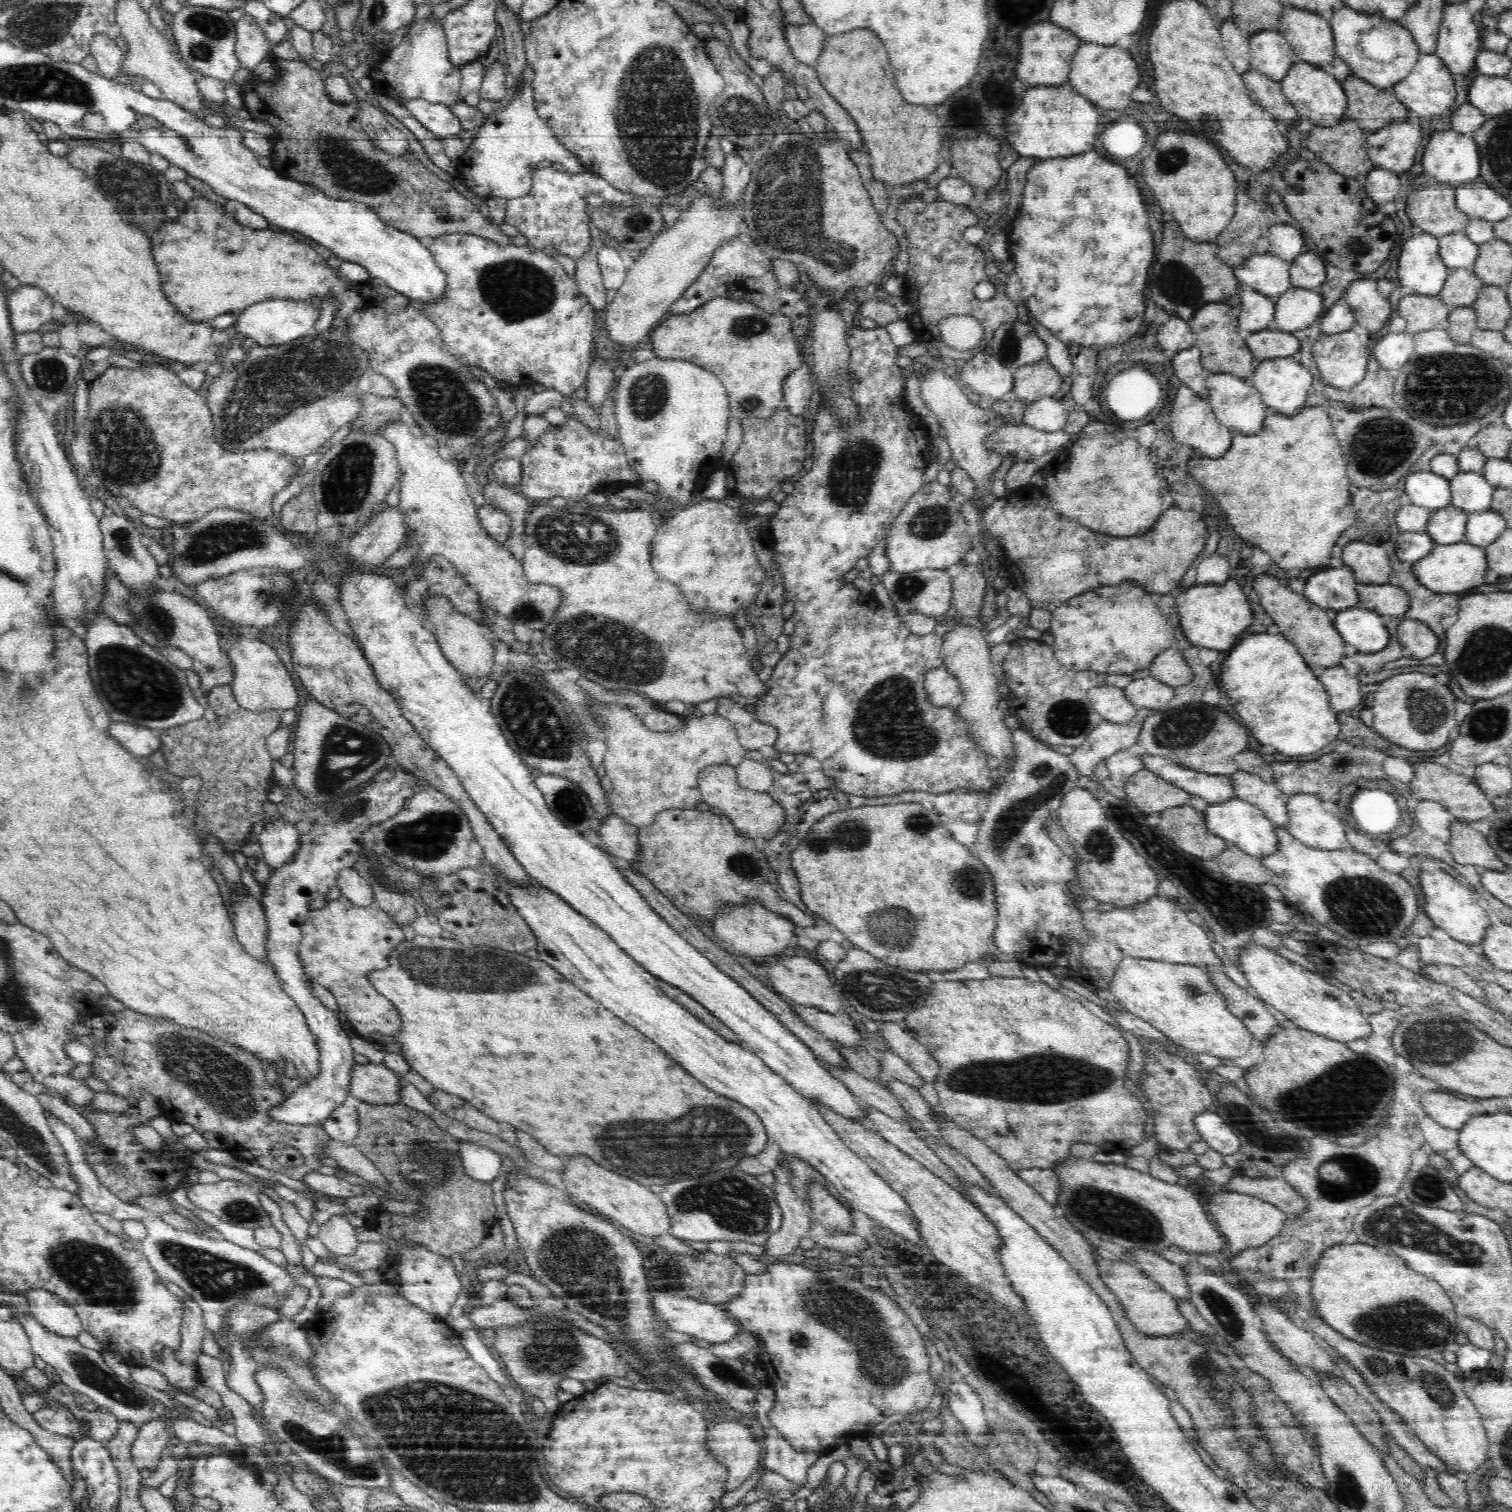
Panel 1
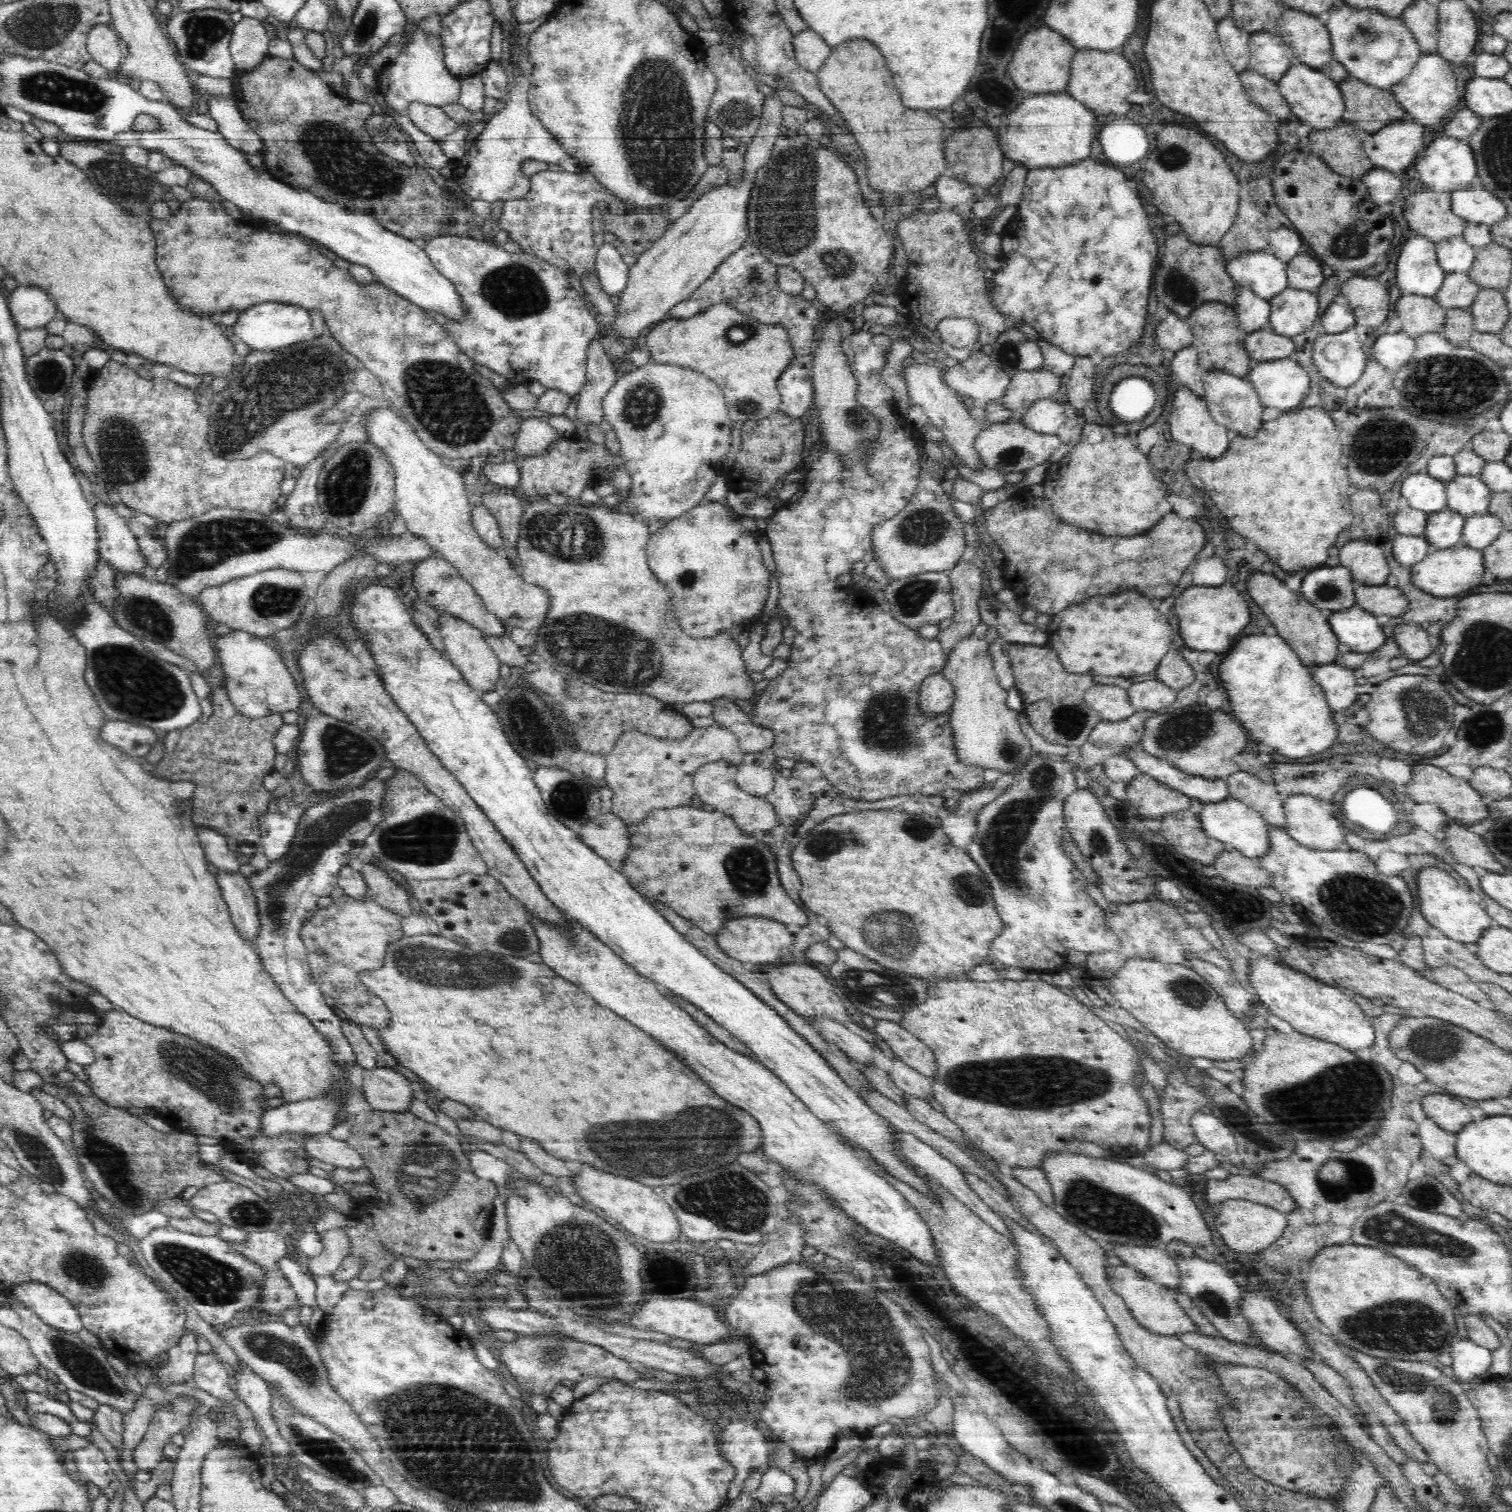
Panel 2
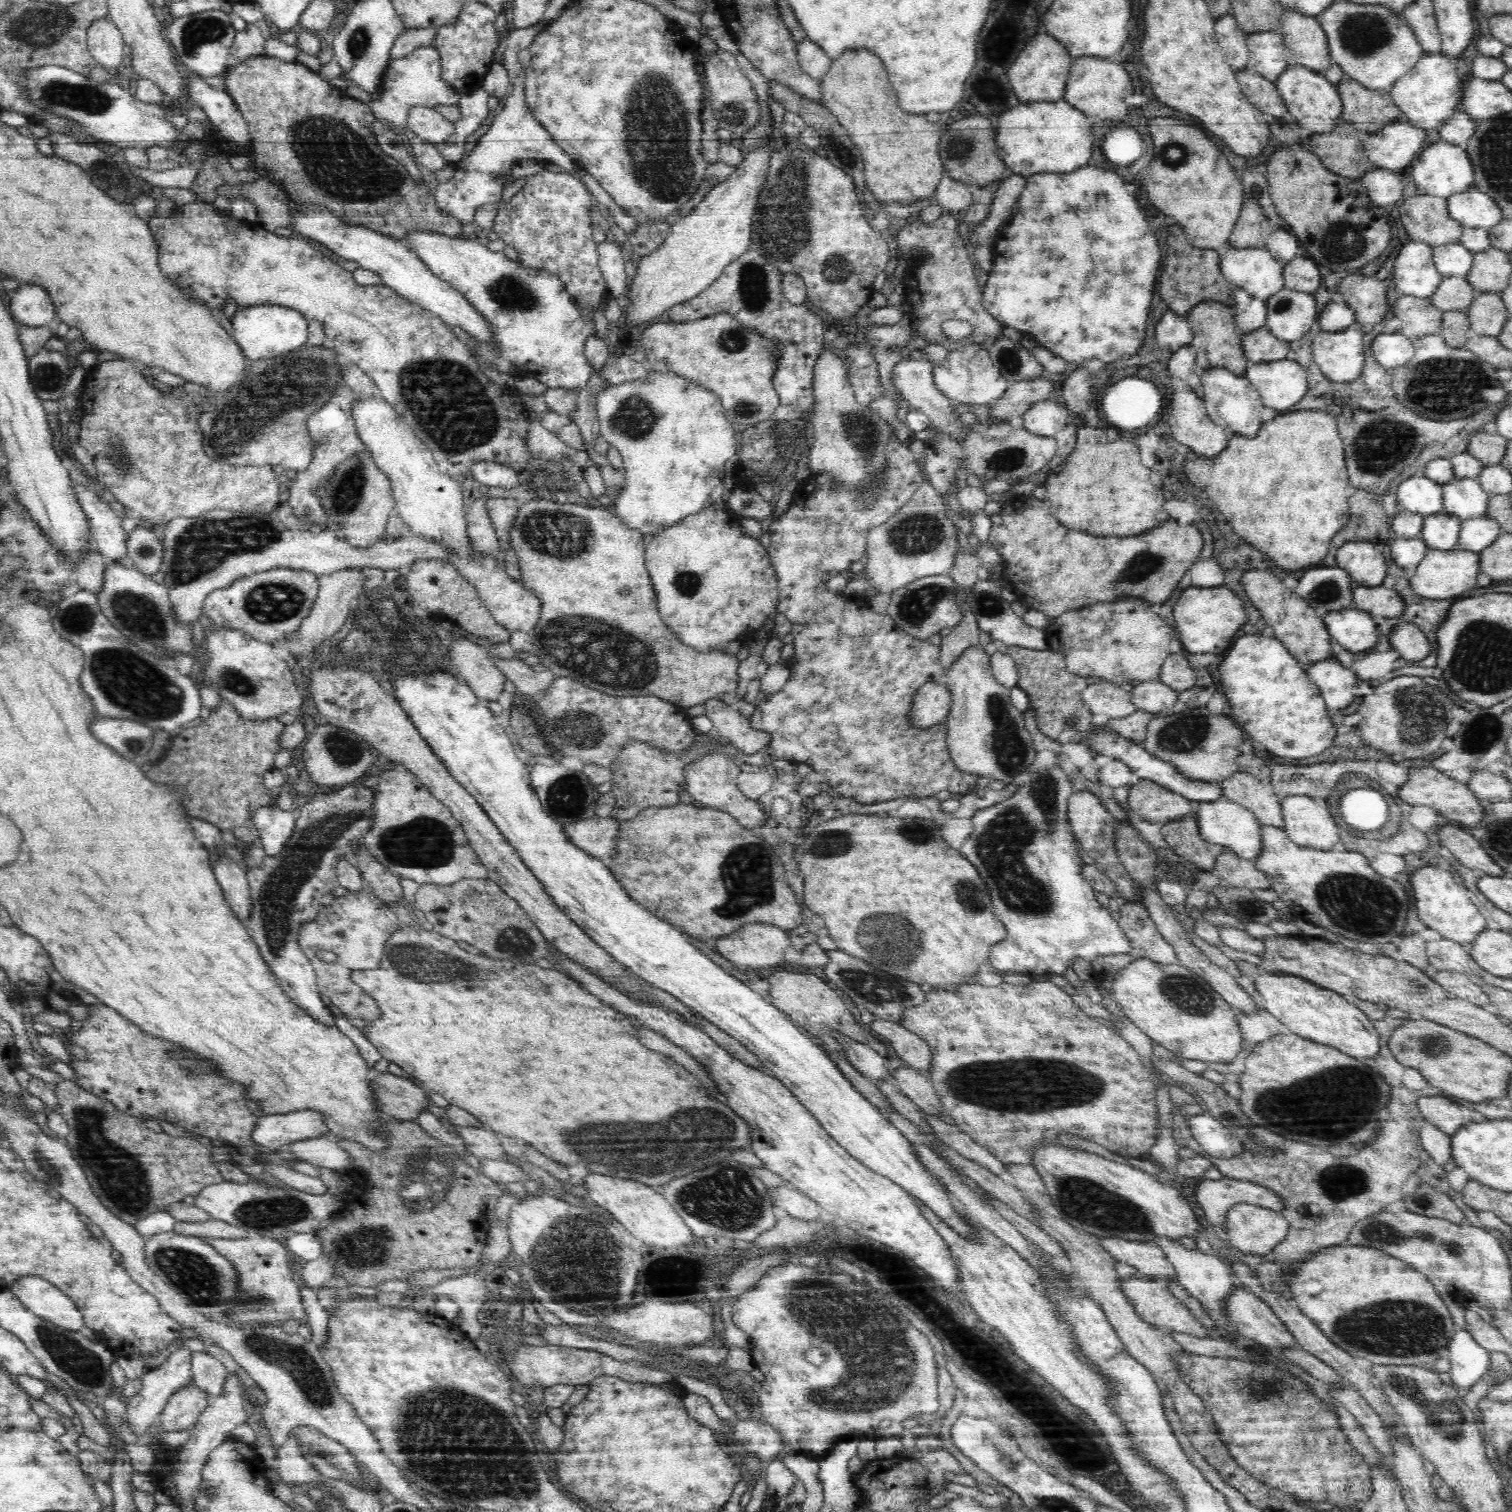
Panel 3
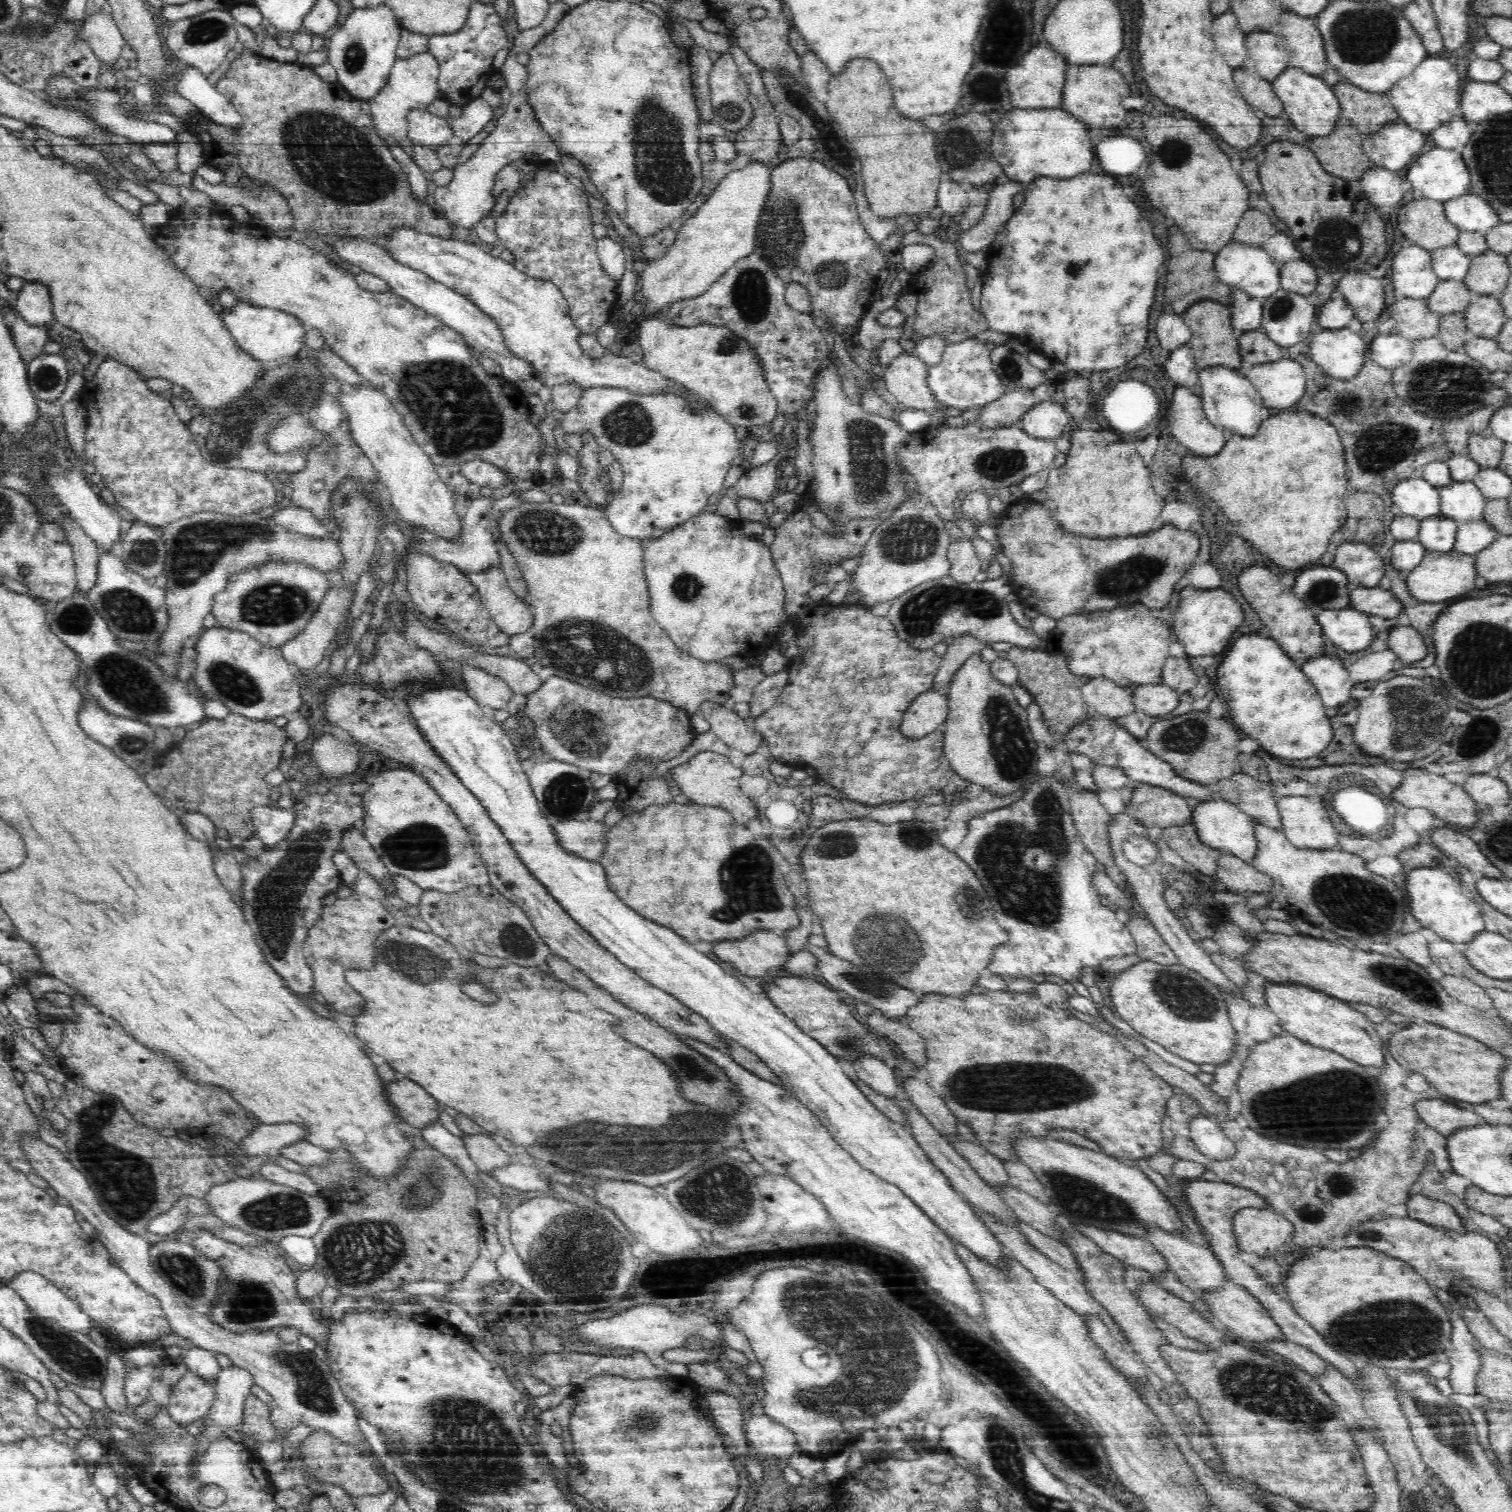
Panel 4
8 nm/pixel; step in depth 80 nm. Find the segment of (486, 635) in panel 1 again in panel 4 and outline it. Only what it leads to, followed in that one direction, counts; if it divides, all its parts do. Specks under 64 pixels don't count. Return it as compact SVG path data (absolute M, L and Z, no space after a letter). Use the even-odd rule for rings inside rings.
M464 664L466 669L463 670L462 678L465 682L467 690L478 700L478 704L487 707L489 710L502 710L508 706L508 702L512 700L512 694L515 692L498 676L494 676L485 671L485 669L477 668L476 665Z

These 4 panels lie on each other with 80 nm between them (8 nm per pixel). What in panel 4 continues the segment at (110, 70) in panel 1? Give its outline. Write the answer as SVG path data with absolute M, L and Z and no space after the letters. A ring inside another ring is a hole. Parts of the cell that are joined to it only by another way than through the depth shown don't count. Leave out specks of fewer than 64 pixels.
M107 9L90 13L83 22L80 35L87 41L104 68L114 64L120 58L122 48L126 46L114 17Z

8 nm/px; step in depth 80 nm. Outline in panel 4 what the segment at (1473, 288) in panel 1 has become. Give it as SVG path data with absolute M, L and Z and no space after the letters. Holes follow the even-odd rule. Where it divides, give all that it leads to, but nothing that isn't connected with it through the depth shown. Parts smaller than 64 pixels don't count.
M1442 280L1425 301L1432 313L1442 316L1448 313L1463 313L1474 299L1474 292L1463 280Z

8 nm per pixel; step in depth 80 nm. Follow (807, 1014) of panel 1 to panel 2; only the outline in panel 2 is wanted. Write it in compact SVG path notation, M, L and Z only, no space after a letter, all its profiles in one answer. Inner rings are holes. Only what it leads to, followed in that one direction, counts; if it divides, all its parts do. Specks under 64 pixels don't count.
M816 1018L811 1024L819 1030L826 1040L838 1046L842 1052L845 1052L860 1067L866 1066L866 1064L876 1065L872 1045L859 1035L851 1032L844 1026L844 1023L836 1022L829 1018Z

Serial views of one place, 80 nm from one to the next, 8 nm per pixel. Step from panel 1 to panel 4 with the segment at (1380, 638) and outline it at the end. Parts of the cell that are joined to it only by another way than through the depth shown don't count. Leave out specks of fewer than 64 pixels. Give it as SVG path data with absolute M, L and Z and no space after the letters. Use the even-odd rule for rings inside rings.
M1356 609L1325 610L1317 615L1317 621L1323 628L1323 636L1346 652L1364 650L1374 638L1370 615Z

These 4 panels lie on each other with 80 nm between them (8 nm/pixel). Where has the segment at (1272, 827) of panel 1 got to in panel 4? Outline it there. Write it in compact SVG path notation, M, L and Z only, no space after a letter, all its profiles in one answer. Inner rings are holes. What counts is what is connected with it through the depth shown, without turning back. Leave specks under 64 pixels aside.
M1217 799L1200 804L1193 810L1192 824L1200 841L1210 848L1220 848L1224 853L1231 853L1246 862L1253 860L1258 852L1258 842L1254 835L1254 828L1257 825L1255 820L1229 801Z

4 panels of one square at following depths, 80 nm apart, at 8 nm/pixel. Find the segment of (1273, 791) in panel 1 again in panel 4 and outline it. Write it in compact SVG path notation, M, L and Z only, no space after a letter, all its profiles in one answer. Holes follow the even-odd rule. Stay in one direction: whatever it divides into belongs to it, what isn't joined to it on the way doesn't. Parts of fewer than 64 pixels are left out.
M1236 773L1217 782L1221 800L1238 806L1252 817L1257 825L1281 829L1282 818L1270 785L1244 773Z

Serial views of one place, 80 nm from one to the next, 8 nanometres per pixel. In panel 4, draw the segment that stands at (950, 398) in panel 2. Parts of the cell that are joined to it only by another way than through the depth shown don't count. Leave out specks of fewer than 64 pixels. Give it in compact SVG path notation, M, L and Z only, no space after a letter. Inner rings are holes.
M904 351L884 368L883 379L896 402L910 409L926 410L932 418L946 420L946 416L938 414L940 404L928 386L928 371L929 366L923 360L912 351Z

